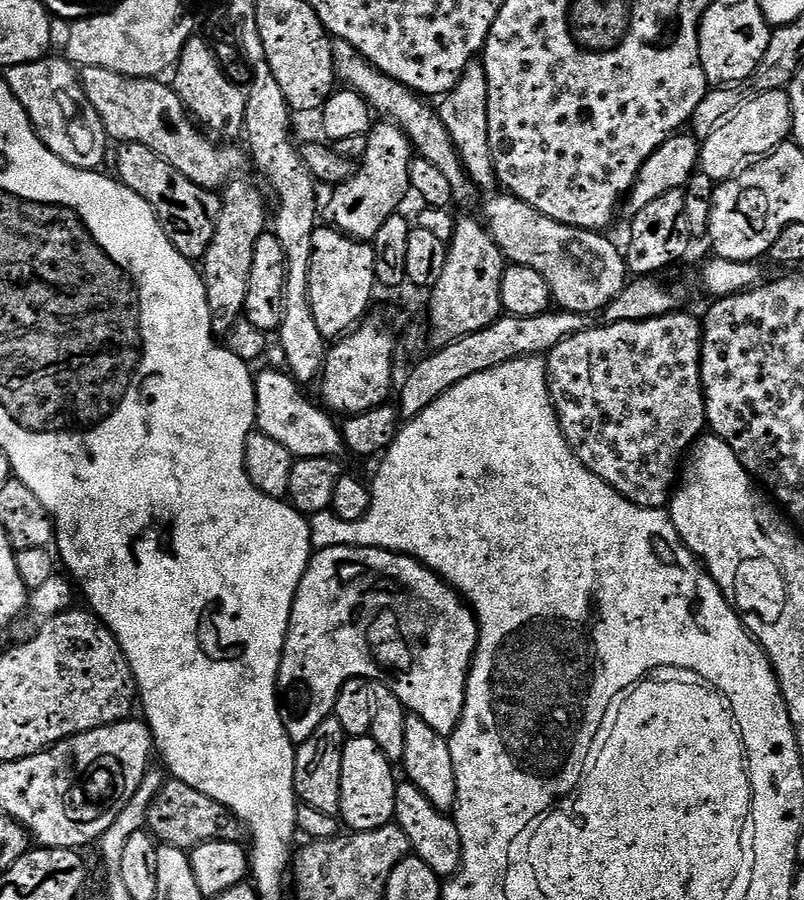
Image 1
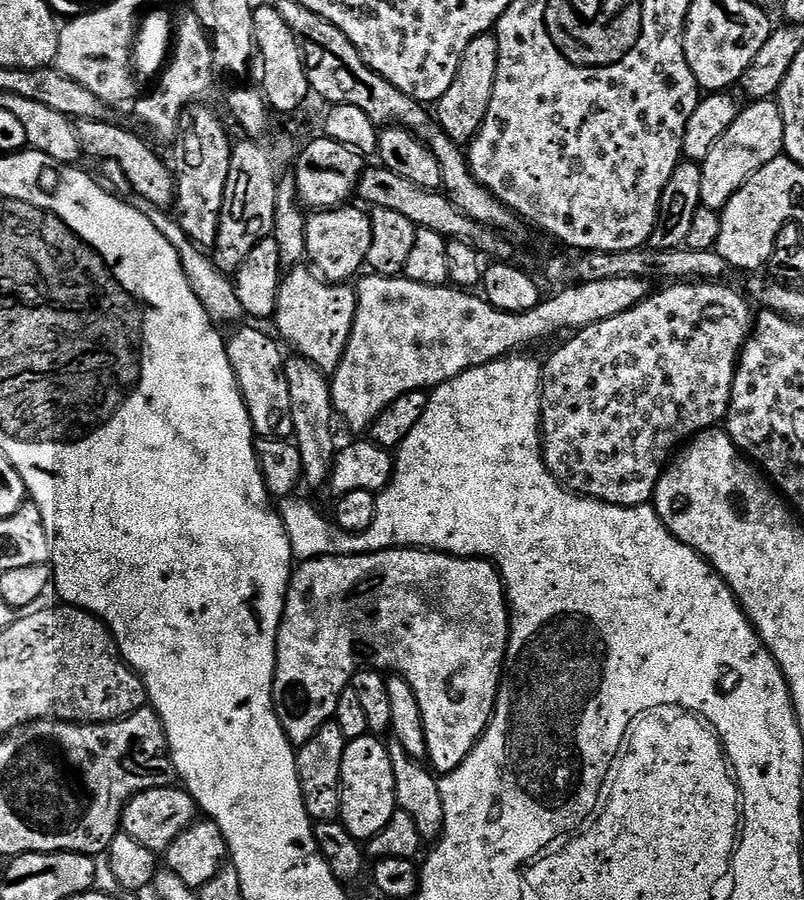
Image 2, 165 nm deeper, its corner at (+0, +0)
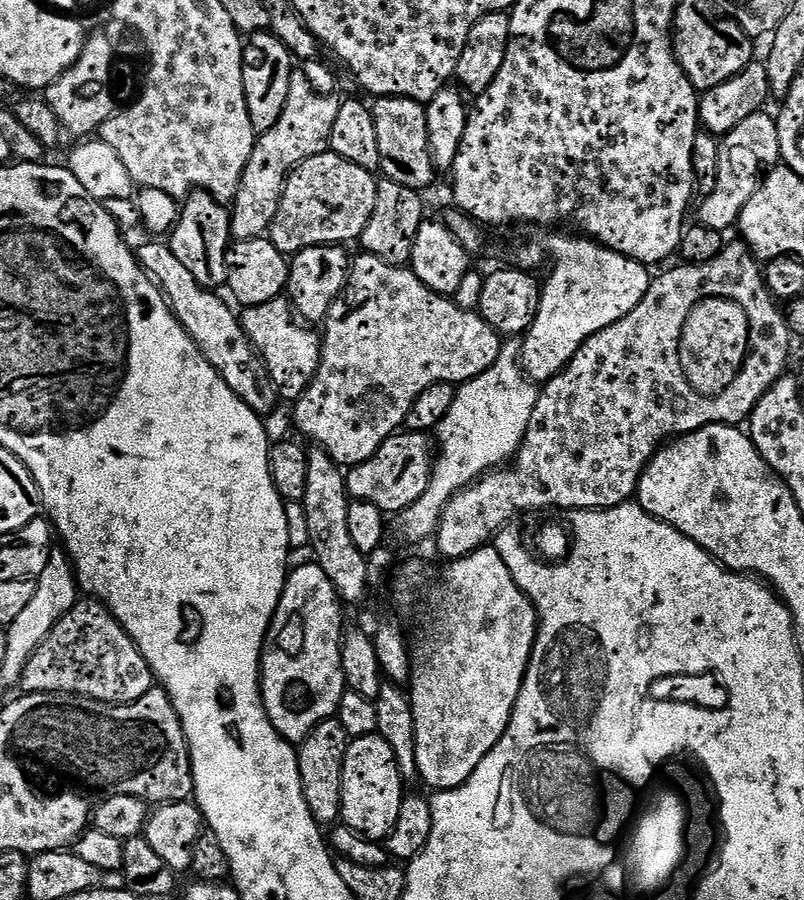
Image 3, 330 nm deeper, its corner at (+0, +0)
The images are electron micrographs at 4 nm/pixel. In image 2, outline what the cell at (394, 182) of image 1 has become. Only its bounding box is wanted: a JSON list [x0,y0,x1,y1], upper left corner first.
[306,207,372,282]

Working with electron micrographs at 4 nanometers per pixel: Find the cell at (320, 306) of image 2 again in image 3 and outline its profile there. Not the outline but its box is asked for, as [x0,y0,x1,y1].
[242,295,324,401]

